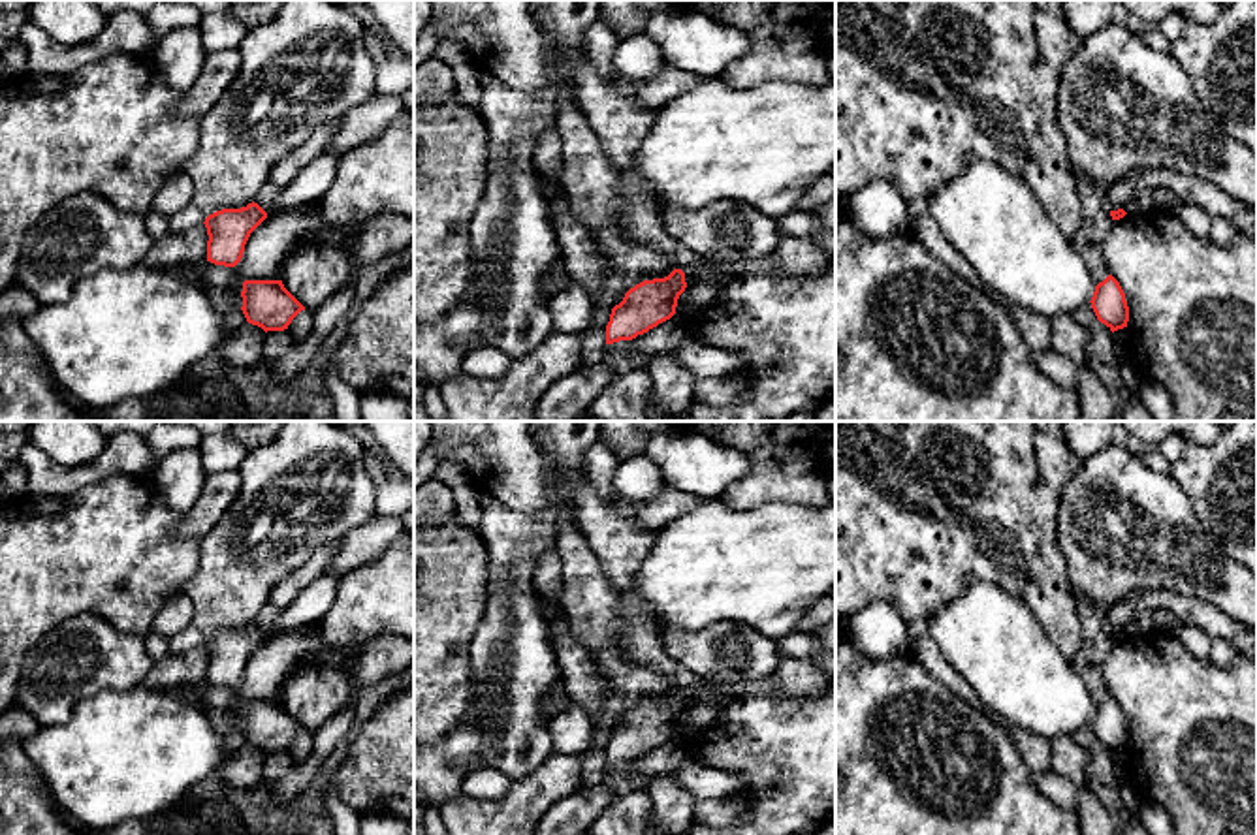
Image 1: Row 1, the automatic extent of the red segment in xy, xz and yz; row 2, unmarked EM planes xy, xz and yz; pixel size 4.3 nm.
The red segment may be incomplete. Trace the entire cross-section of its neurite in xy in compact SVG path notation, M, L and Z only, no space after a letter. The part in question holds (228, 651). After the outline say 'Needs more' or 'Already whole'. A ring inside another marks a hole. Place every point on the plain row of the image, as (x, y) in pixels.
M258 624L241 630L222 630L205 639L207 683L235 688L245 673L250 654L267 639Z. Already whole

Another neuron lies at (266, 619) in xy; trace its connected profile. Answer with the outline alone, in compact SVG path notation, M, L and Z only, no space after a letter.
M265 604L262 611L256 617L256 624L267 634L275 636L277 634L277 617L282 609L275 607L273 604Z

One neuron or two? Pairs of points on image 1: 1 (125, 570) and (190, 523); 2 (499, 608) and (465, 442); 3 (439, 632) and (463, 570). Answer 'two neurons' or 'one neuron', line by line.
1: two neurons
2: two neurons
3: one neuron

